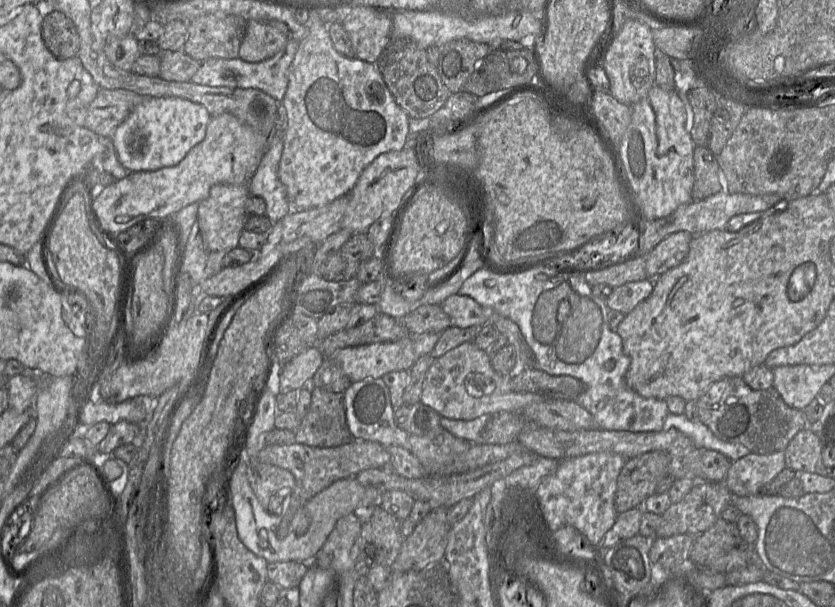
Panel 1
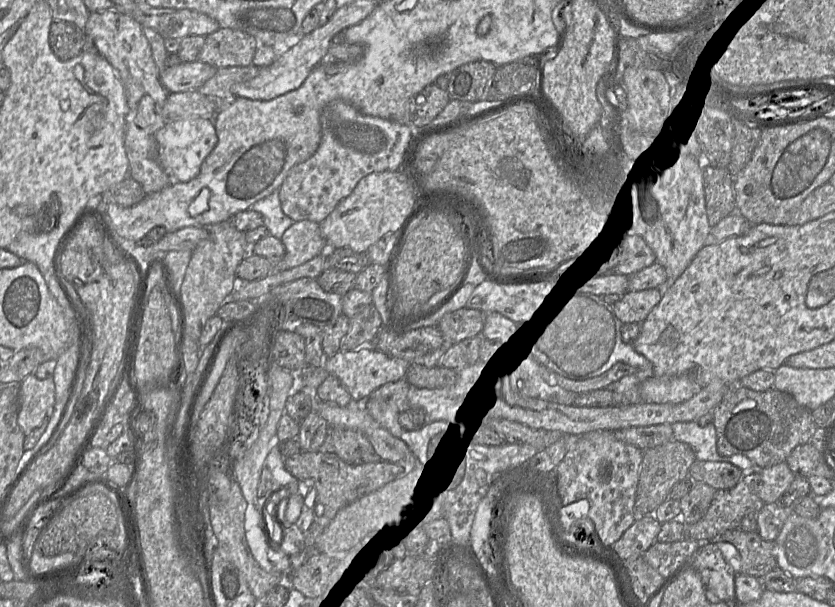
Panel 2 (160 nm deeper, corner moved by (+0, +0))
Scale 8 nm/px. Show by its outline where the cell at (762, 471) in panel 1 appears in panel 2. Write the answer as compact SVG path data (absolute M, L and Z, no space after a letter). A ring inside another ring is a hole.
M785 462L757 471L760 474L758 496L764 504L777 503L795 478Z

